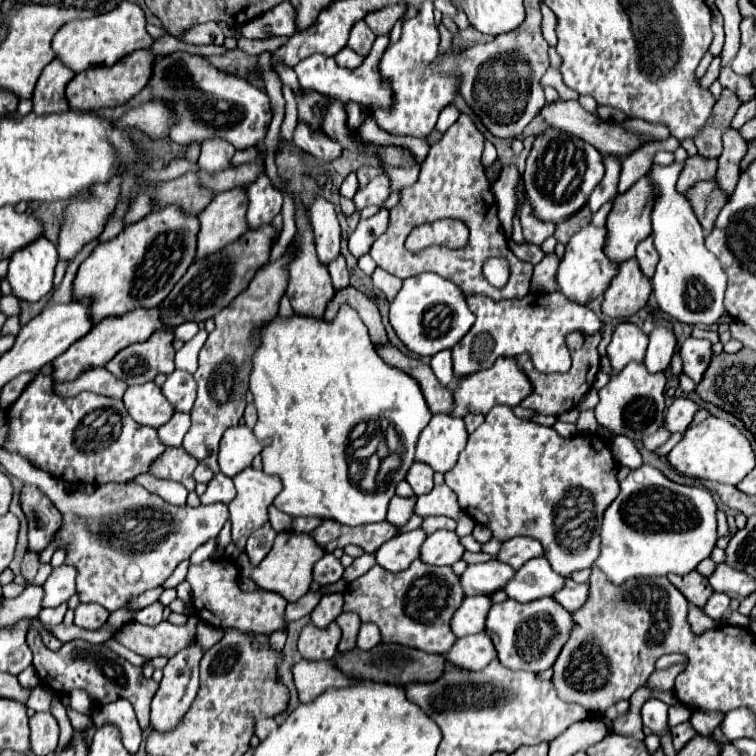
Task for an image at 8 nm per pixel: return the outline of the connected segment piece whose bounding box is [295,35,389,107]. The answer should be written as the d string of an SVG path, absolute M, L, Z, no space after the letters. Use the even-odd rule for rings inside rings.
M381 35L377 37L377 41L373 43L371 55L363 61L361 67L349 71L345 67L339 67L335 63L333 57L325 57L325 55L311 55L307 59L303 59L301 63L297 63L295 73L299 77L299 83L303 89L313 89L333 101L341 101L343 105L347 105L349 101L361 103L361 105L377 105L381 103L385 107L385 103L389 103L389 91L385 91L385 87L381 87L381 83L377 83L377 75L373 75L373 63L377 63L377 55L381 55L381 51L385 51L385 47L389 45L389 35Z

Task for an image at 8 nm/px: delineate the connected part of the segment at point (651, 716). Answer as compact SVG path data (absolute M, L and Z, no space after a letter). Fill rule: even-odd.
M649 699L641 709L643 725L649 727L655 733L665 731L665 727L667 727L667 709L669 707L665 707L665 703L661 703L659 699Z

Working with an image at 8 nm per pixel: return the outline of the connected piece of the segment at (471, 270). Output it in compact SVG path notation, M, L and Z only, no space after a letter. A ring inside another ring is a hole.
M461 115L453 127L447 129L443 139L431 147L429 157L421 165L421 175L417 183L413 183L407 189L401 189L399 203L389 211L389 227L387 231L371 245L369 255L377 263L377 267L385 269L387 273L407 279L413 275L419 275L423 271L431 271L441 275L443 279L455 283L465 295L487 295L493 301L501 299L521 299L529 293L529 281L533 273L533 265L519 261L509 245L505 231L497 219L497 205L495 197L491 193L491 185L485 177L485 169L481 165L481 153L483 153L485 137L475 127L471 117ZM439 219L459 219L469 229L469 241L461 249L449 249L449 247L427 247L419 253L409 253L405 249L405 239L411 233L411 229L433 223ZM489 257L505 257L511 267L509 283L503 289L495 289L489 285L481 273L481 265Z

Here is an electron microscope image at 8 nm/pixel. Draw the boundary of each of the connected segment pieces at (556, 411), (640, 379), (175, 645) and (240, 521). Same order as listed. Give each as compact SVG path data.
M575 331L575 333L569 333L565 337L565 341L567 341L567 347L569 347L571 359L573 359L573 365L567 373L539 373L533 367L533 363L529 361L529 355L519 355L517 357L517 365L527 373L527 377L533 383L533 393L527 399L521 401L521 407L533 409L533 411L543 413L543 415L561 415L561 413L573 409L581 401L581 397L593 387L595 375L599 371L597 339L595 337L585 337L581 331Z
M629 363L617 375L611 375L611 381L599 391L599 405L595 407L597 423L609 429L615 435L625 435L633 441L639 441L647 435L653 435L663 423L663 387L665 375L649 375L643 363Z
M191 615L185 625L171 625L169 621L161 621L157 627L141 627L141 623L133 621L119 629L115 641L143 657L171 657L195 641L197 623L199 619L195 615Z
M253 467L243 469L233 477L233 481L237 497L229 503L229 521L233 525L231 537L243 551L247 537L269 521L267 507L279 495L281 481L273 475L265 475L263 471L255 471Z

